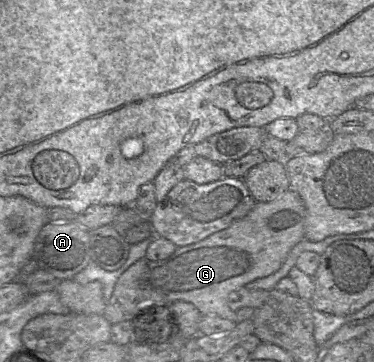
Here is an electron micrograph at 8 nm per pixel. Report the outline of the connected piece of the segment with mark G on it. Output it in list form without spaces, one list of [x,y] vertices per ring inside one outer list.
[[[292,189],[271,202],[256,203],[244,218],[200,242],[178,247],[165,260],[151,261],[143,258],[134,263],[116,282],[113,301],[119,303],[127,317],[146,307],[169,306],[173,302],[184,301],[193,304],[202,316],[217,316],[239,323],[236,312],[227,304],[228,296],[253,281],[272,275],[282,267],[293,247],[305,239],[305,218],[304,202]]]

